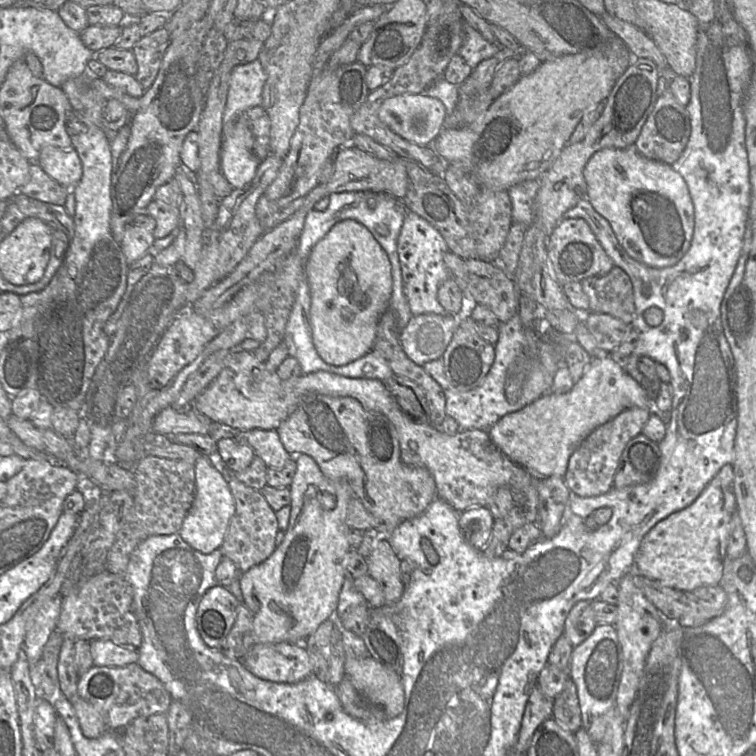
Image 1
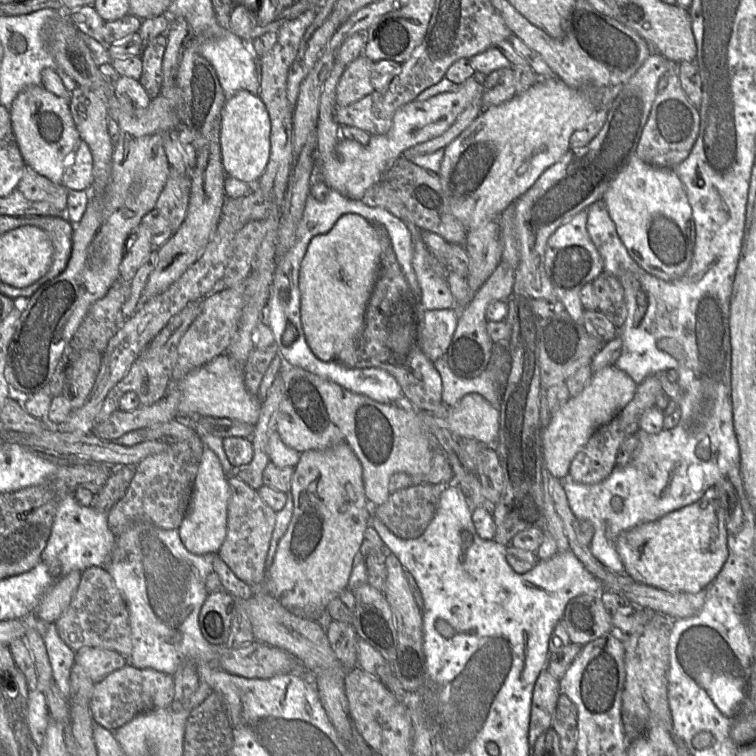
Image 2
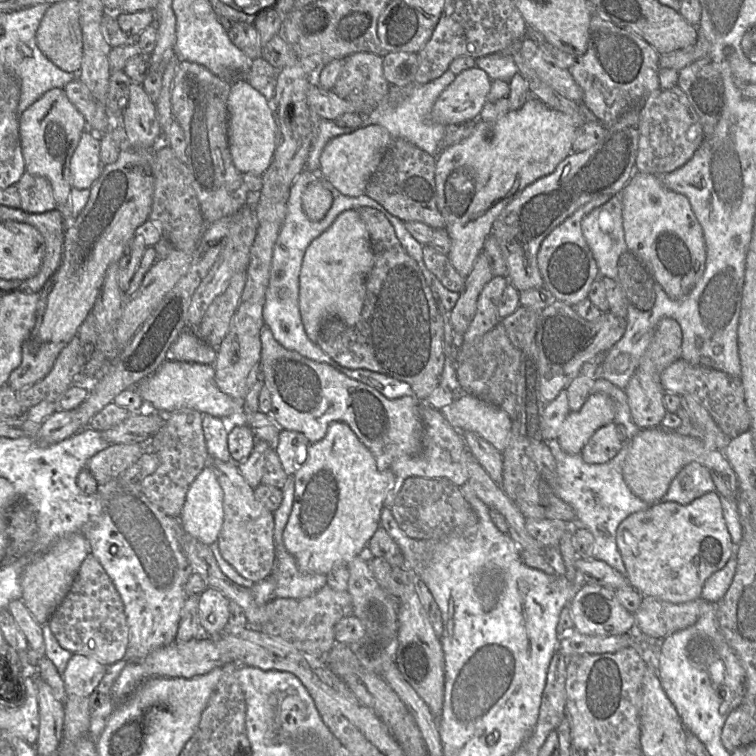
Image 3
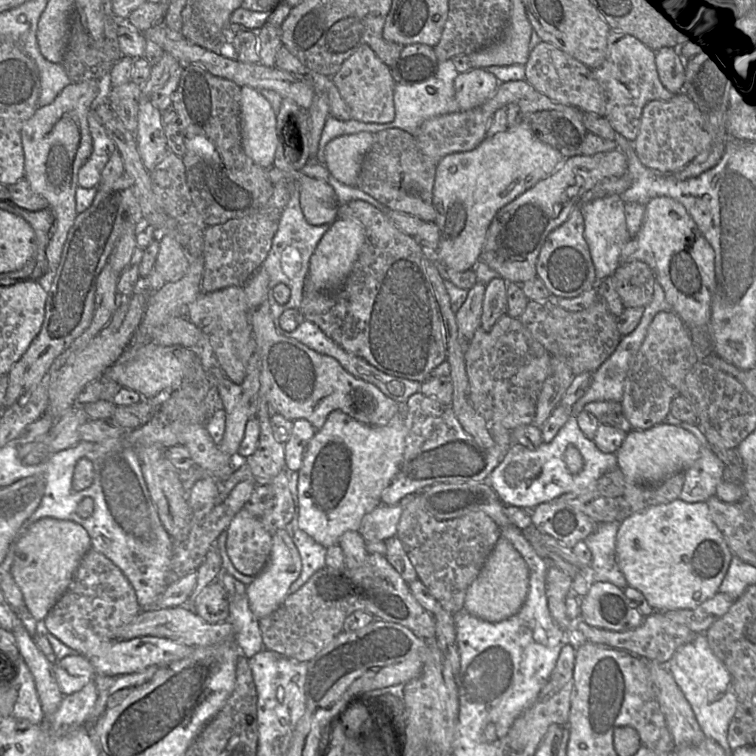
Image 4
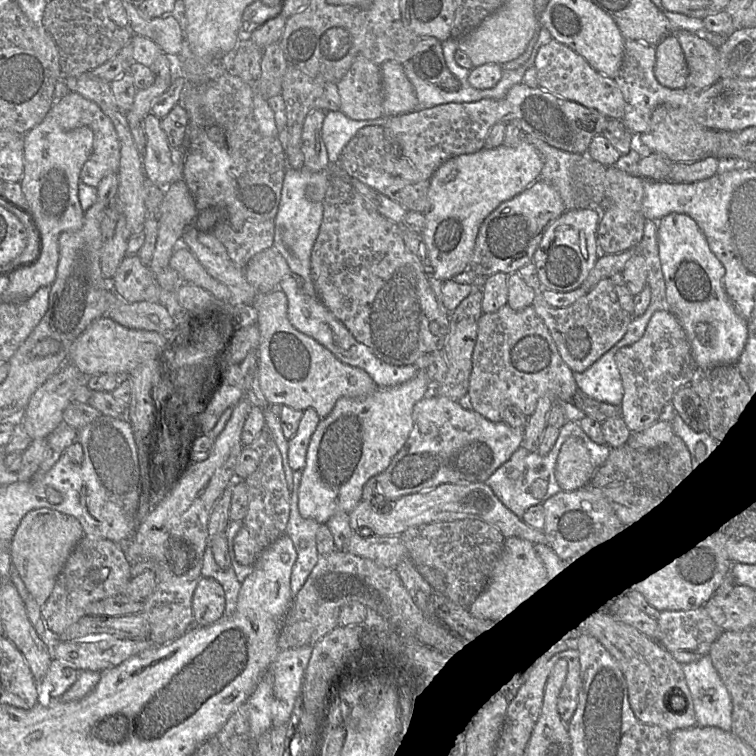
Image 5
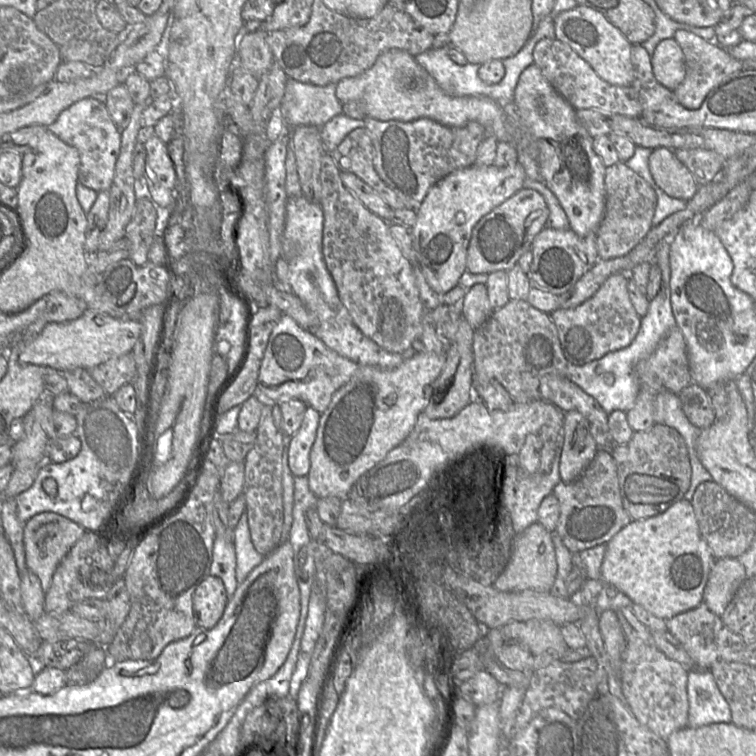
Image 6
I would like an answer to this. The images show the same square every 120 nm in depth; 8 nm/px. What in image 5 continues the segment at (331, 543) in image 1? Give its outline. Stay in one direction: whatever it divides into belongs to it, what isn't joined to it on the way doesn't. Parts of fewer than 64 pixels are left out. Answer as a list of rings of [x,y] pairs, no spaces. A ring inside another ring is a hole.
[[[419,370],[411,380],[390,388],[378,388],[367,397],[339,398],[331,413],[320,420],[308,446],[306,465],[302,470],[303,475],[298,490],[298,506],[302,517],[326,524],[339,512],[352,512],[362,500],[365,484],[372,477],[385,471],[393,457],[406,443],[413,428],[413,408],[431,392],[432,382],[426,370]]]

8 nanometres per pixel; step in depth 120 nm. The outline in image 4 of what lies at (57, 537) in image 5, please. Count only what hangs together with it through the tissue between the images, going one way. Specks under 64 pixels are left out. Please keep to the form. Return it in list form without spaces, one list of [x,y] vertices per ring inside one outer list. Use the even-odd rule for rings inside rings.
[[[52,517],[34,522],[18,540],[10,572],[23,595],[24,605],[38,623],[43,622],[67,591],[82,558],[90,549],[90,537],[81,525]]]

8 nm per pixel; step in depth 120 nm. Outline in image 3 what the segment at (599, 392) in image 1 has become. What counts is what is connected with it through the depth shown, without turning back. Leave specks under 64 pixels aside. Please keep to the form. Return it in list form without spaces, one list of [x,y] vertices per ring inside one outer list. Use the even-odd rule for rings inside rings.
[[[605,393],[590,394],[583,407],[579,411],[571,411],[564,420],[556,438],[561,448],[569,454],[580,453],[591,436],[599,428],[615,420],[616,411],[616,403],[609,395]]]

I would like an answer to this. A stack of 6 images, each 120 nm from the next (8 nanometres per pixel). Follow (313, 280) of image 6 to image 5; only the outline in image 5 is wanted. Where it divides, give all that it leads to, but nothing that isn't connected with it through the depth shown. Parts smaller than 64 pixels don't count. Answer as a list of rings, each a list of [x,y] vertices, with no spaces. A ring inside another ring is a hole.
[[[338,162],[328,165],[325,170],[313,172],[302,167],[287,168],[281,190],[280,203],[274,218],[273,247],[286,260],[290,273],[279,283],[288,302],[288,318],[300,332],[312,337],[332,352],[341,362],[366,371],[379,388],[390,388],[403,384],[416,376],[415,365],[394,366],[380,360],[366,345],[358,342],[346,326],[338,320],[318,297],[311,278],[311,254],[318,237],[323,220],[324,198],[330,175],[337,175],[350,182],[350,177],[339,166]],[[308,186],[315,186],[320,192],[320,201],[310,202],[305,191]]]

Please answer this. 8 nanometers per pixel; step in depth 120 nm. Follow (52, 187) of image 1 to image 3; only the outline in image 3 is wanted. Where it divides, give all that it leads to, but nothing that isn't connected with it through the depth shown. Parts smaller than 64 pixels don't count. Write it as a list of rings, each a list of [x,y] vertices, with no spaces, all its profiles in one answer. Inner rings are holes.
[[[24,172],[15,184],[20,196],[20,209],[27,213],[43,213],[57,207],[49,181]]]

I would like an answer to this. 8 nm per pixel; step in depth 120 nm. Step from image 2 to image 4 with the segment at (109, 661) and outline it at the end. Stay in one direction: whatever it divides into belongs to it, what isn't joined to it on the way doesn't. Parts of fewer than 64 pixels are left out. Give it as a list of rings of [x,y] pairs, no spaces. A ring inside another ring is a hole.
[[[72,653],[57,660],[53,668],[63,696],[81,690],[85,685],[93,681],[96,676],[96,671],[89,659],[78,653]]]

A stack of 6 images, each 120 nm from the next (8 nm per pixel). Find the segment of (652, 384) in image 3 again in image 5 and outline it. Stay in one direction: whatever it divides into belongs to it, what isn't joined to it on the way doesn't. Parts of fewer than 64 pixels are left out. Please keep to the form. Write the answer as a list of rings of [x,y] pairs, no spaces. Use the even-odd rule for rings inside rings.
[[[671,311],[655,312],[643,337],[633,345],[621,348],[615,360],[624,389],[621,416],[632,433],[656,423],[664,406],[671,402],[679,388],[690,385],[697,370],[686,332]]]

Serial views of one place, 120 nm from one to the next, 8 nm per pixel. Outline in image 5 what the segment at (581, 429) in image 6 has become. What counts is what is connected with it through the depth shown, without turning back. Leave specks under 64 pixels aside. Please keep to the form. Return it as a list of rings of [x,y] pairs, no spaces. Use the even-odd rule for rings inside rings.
[[[572,436],[563,443],[555,467],[556,480],[563,491],[588,485],[596,469],[581,438]]]

